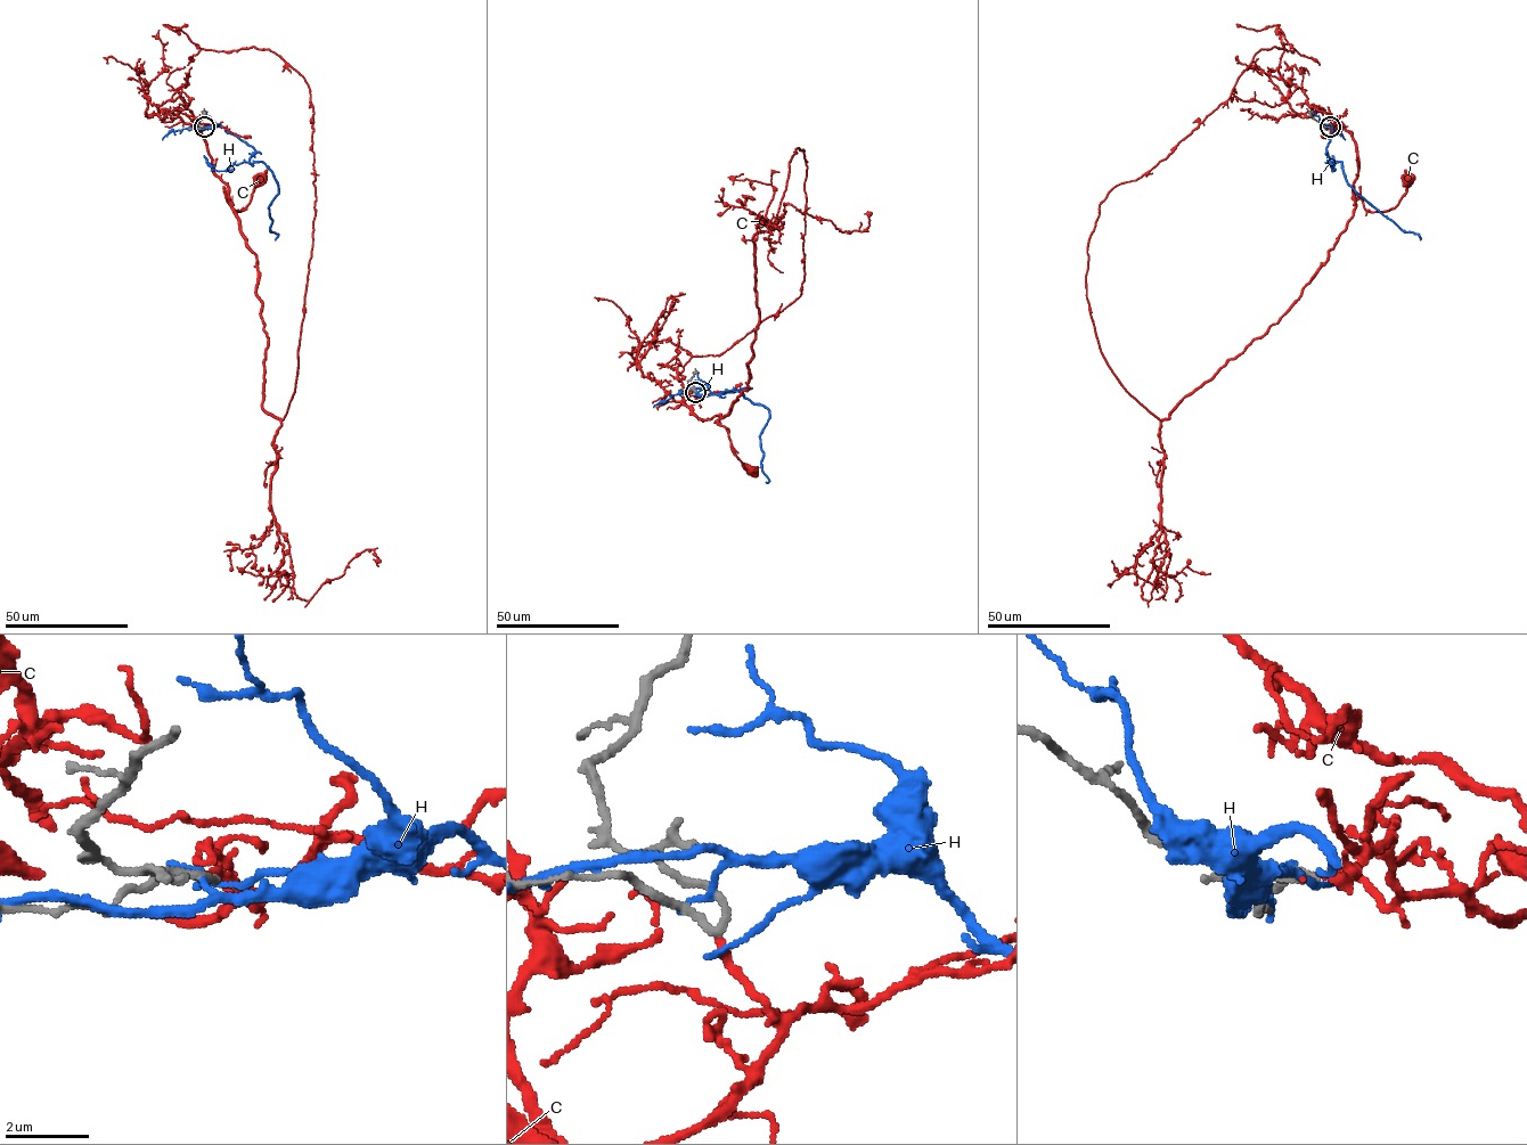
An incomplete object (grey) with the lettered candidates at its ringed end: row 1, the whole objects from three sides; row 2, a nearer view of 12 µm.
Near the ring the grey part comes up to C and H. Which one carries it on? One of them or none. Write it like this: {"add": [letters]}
{"add": ["C"]}

